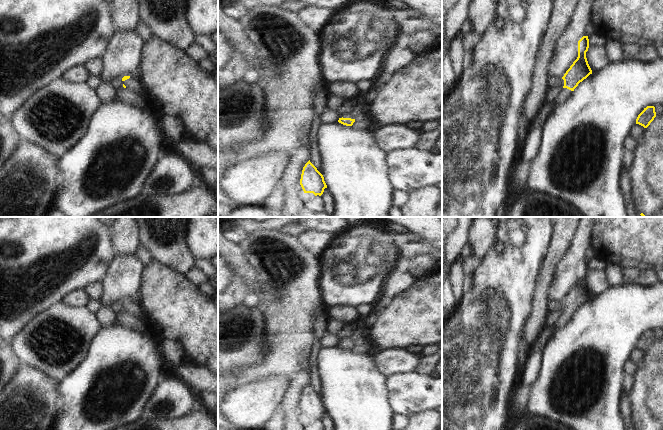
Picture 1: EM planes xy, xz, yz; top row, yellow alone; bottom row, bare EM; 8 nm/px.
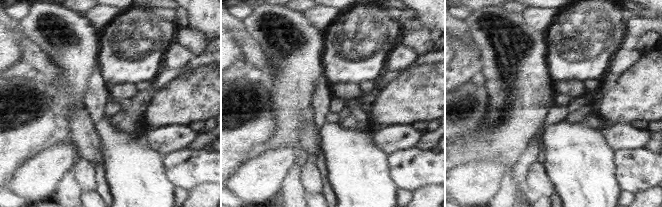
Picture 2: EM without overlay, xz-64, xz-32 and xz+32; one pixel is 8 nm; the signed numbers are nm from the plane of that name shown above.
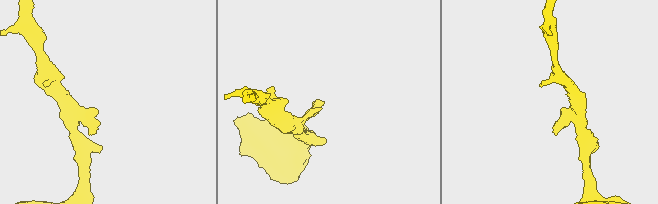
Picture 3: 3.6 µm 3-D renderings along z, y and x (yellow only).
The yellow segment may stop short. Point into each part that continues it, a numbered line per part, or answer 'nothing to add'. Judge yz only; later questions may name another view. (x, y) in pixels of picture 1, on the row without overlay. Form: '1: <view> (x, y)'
1: yz (565, 317)

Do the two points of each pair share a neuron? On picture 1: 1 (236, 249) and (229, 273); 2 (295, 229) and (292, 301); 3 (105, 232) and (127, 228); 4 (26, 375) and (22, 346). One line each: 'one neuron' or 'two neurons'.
1: two neurons
2: two neurons
3: two neurons
4: two neurons

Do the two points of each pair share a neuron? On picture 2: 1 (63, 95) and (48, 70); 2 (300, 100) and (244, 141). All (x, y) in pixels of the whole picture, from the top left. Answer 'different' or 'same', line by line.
1: different
2: different

